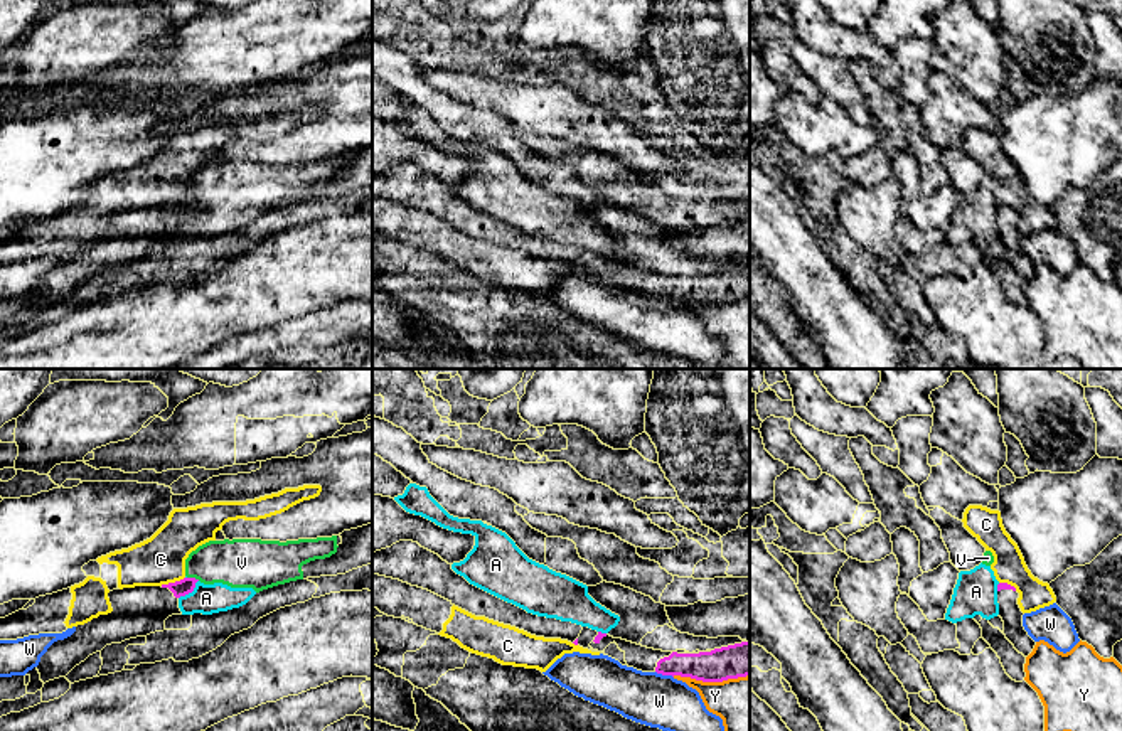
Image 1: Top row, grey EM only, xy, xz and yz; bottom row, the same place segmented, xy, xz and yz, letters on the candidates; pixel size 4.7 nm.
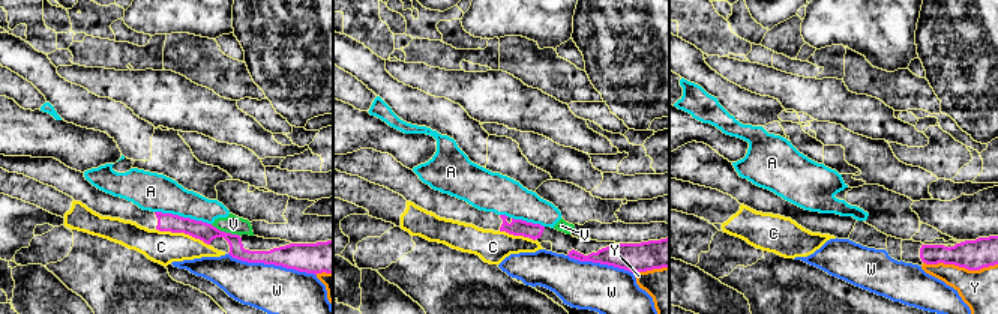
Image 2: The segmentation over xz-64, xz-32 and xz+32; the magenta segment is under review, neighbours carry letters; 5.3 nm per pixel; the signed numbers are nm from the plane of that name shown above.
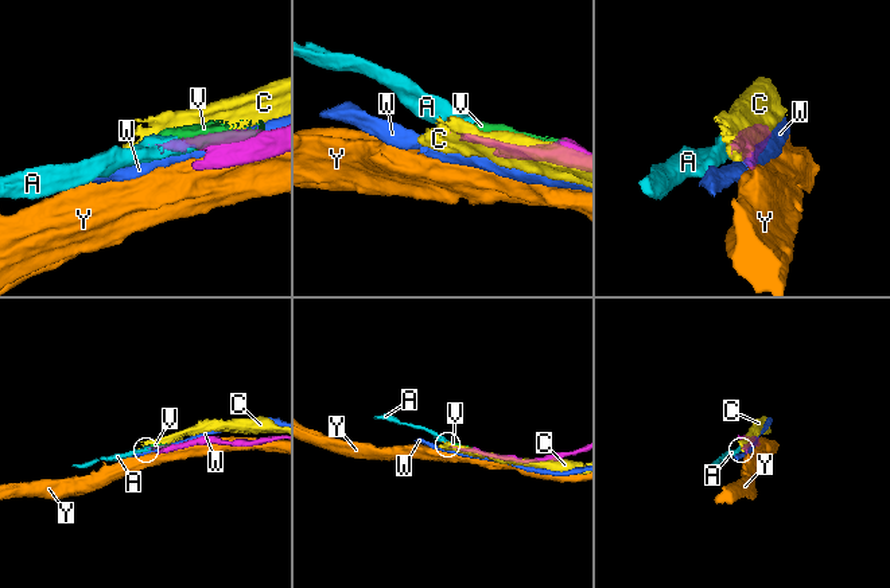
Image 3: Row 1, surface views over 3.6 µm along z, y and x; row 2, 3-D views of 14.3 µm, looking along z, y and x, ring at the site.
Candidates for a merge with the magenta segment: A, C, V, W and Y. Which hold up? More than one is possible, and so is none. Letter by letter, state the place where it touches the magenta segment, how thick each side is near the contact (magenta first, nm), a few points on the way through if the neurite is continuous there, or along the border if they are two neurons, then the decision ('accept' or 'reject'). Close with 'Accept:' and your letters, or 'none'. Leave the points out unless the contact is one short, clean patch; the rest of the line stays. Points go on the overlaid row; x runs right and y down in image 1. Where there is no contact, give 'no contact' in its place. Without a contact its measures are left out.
A: meets magenta in xy at (191, 592); 80 nm thick on the magenta side, 140 nm on the other; border along xy (197, 580), (196, 586), (179, 598); reject
C: meets magenta in xy at (172, 583); 80 nm thick on the magenta side, 240 nm on the other; reject
V: meets magenta in xy at (194, 578); 80 nm thick on the magenta side, 240 nm on the other; reject
W: meets magenta in xz at (664, 674); 150 nm thick on the magenta side, 260 nm on the other; reject
Y: meets magenta in xz at (710, 681); 160 nm thick on the magenta side, 260 nm on the other; reject
Accept: none

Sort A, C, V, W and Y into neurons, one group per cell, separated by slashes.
A V / C / W / Y

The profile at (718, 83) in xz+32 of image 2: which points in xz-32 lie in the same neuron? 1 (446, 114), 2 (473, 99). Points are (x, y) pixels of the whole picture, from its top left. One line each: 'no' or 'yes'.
1: yes
2: no

